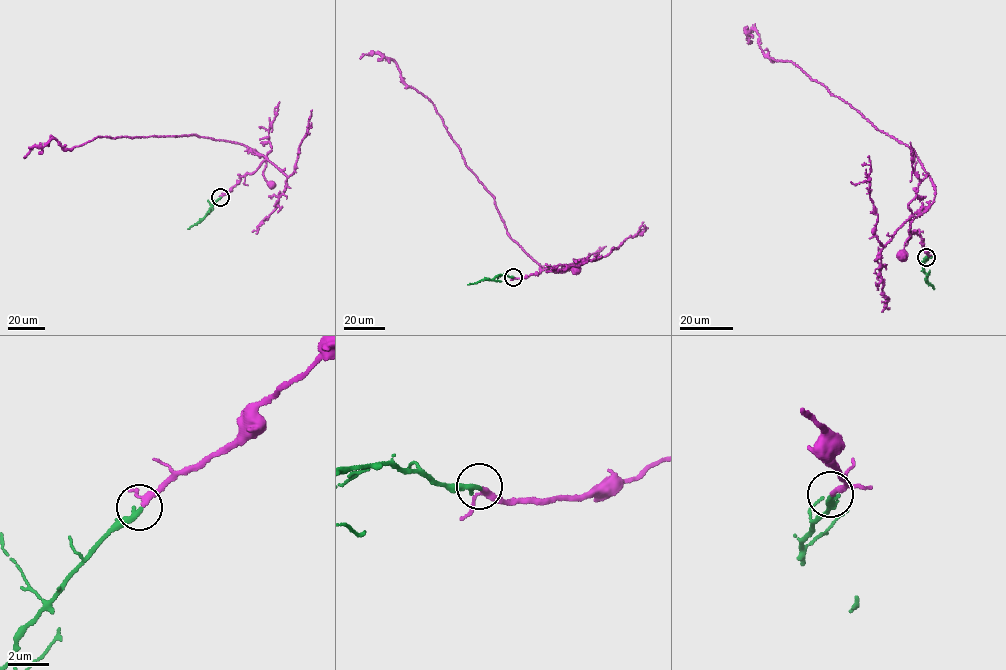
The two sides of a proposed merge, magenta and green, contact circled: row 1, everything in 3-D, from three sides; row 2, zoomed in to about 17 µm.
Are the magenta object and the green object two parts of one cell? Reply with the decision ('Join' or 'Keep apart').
Join

